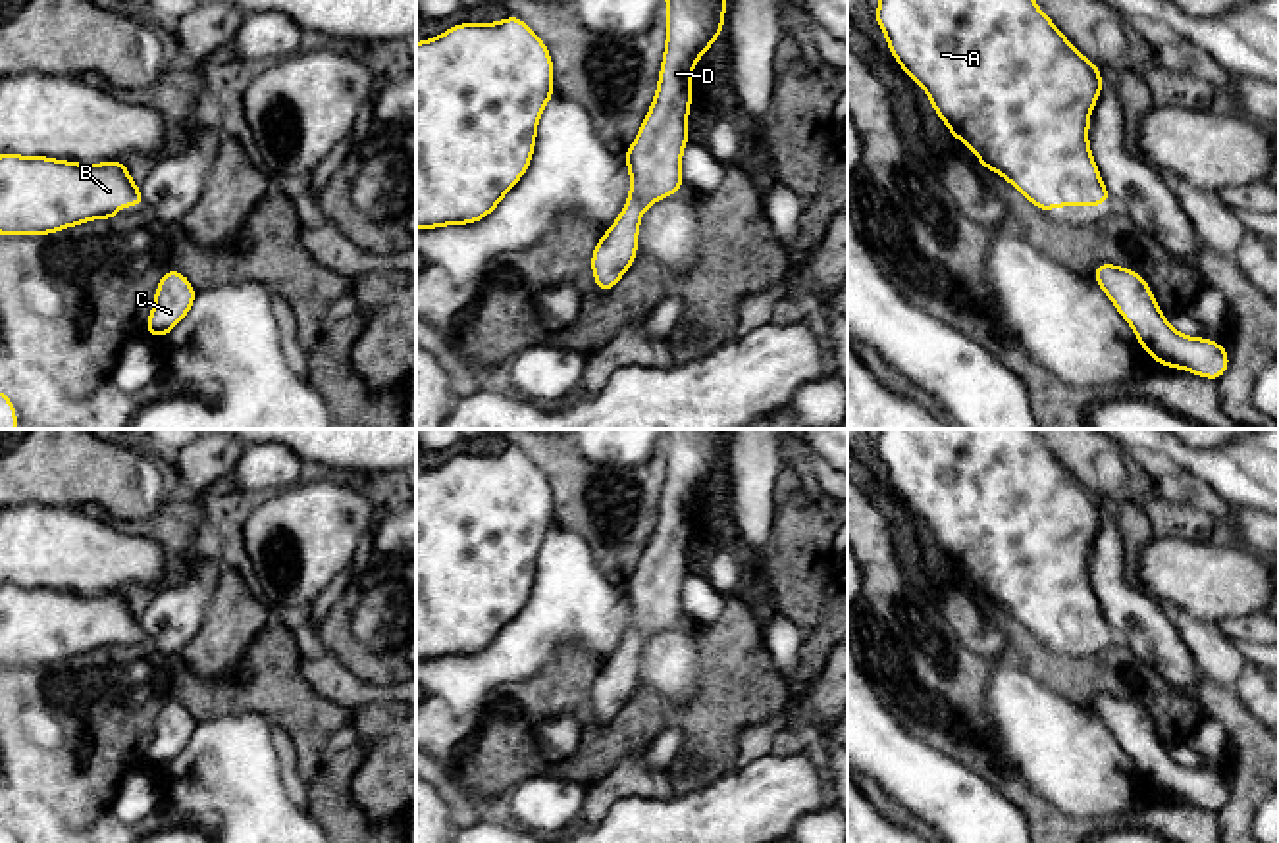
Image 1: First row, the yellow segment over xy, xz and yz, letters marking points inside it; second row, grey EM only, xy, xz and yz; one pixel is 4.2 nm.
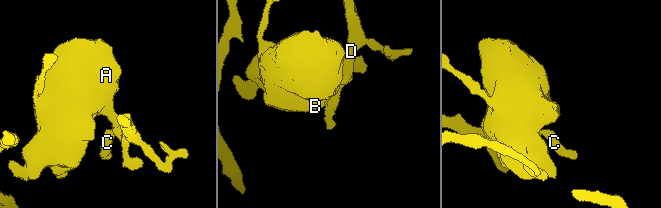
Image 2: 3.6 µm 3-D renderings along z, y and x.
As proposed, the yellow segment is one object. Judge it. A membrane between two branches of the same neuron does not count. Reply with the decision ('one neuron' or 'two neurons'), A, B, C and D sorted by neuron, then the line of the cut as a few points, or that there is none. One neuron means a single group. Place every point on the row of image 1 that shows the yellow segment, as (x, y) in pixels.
one neuron; A B C D; no cut

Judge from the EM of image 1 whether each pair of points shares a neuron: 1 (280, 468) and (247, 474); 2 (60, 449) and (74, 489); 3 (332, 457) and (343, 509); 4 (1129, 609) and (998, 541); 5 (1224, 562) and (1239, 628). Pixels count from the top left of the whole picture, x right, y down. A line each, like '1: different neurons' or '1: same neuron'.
1: same neuron
2: same neuron
3: different neurons
4: different neurons
5: different neurons

